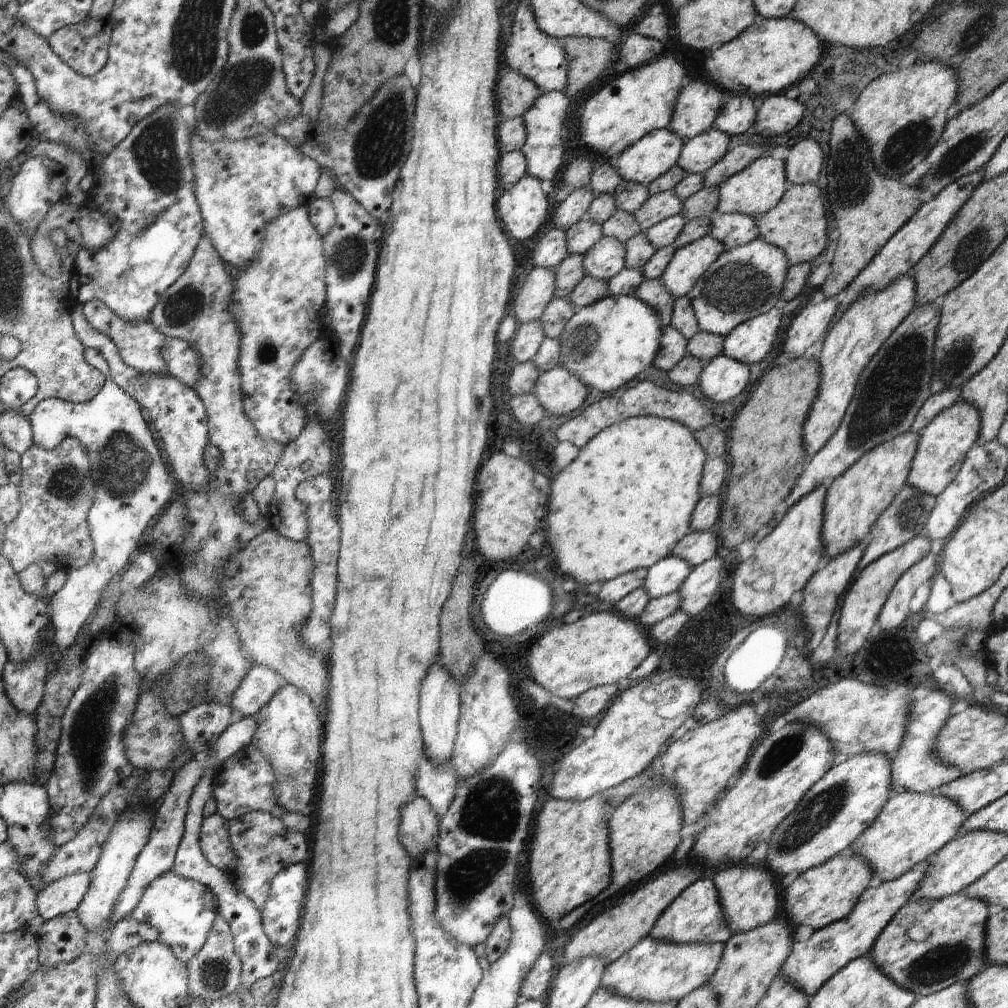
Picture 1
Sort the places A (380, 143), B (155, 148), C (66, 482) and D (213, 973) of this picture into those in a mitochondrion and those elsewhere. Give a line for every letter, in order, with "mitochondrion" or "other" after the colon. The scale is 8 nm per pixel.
A: mitochondrion
B: mitochondrion
C: mitochondrion
D: mitochondrion

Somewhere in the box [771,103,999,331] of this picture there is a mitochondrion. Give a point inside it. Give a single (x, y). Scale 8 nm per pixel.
(972, 143)

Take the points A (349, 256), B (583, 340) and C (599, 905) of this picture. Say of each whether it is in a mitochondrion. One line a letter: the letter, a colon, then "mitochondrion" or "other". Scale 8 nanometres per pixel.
A: mitochondrion
B: mitochondrion
C: other

